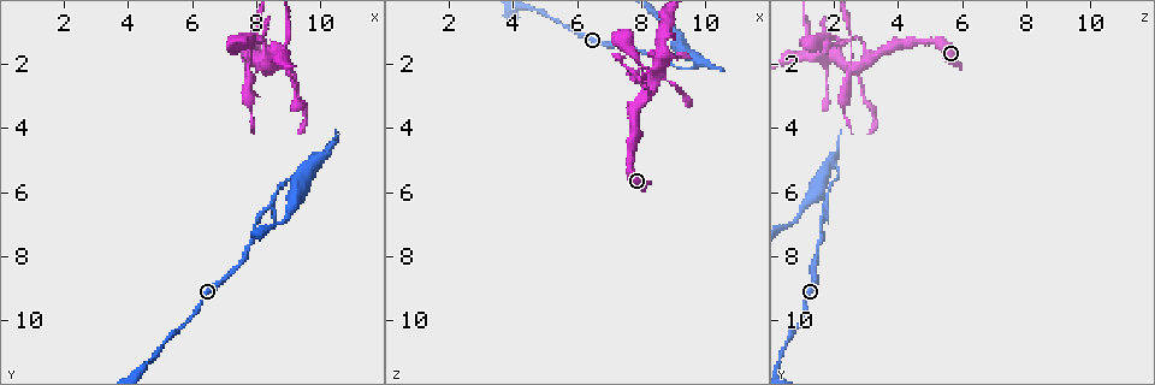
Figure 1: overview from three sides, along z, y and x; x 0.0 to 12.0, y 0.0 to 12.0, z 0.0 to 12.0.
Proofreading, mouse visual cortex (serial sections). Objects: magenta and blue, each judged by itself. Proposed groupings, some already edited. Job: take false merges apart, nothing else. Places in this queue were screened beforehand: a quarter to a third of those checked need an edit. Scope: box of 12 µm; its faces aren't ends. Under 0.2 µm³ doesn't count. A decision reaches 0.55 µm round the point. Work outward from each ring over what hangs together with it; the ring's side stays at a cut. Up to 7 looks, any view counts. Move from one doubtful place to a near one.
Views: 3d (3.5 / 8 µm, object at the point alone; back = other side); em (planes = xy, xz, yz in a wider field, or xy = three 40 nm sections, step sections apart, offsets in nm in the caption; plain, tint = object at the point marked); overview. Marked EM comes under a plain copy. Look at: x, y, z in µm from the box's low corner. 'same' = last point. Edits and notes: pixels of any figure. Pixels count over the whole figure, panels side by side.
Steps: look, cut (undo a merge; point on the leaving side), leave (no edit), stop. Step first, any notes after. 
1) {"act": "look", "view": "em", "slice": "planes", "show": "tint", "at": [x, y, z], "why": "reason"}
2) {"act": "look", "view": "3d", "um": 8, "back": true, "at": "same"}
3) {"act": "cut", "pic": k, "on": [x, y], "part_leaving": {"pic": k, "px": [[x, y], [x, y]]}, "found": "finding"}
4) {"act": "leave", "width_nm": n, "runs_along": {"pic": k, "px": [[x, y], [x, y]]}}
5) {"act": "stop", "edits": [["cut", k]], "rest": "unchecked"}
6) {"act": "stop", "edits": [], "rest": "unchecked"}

{"act": "look", "view": "3d", "um": 3.5, "at": [8.1, 1.9, 3.0], "why": "sharp bend"}

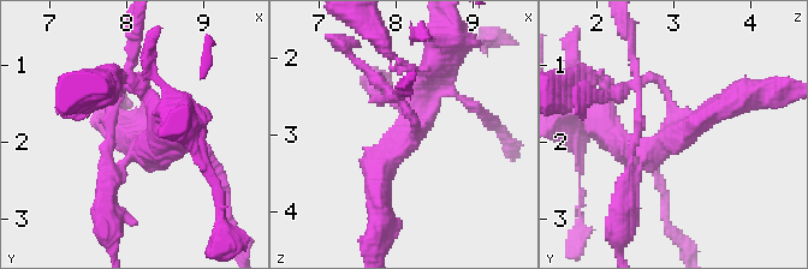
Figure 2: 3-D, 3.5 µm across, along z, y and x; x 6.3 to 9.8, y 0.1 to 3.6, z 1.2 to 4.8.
{"act": "look", "view": "em", "slice": "xy", "step": 5, "show": "tint", "at": [8.00, 1.90, 3.10], "arms": 3, "arm_widths_nm": [100, 300, 350]}

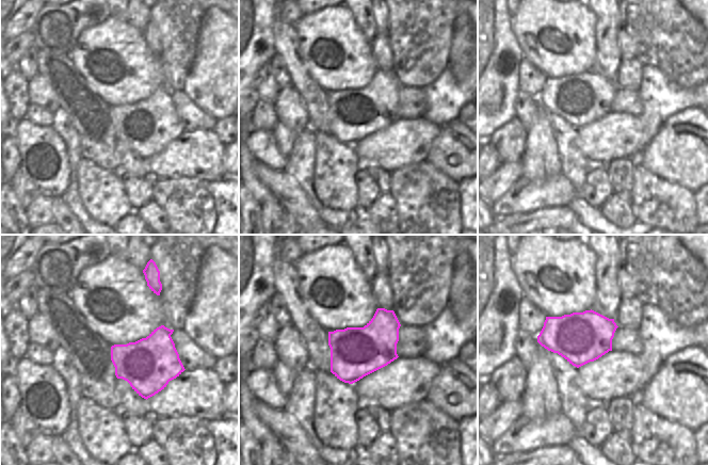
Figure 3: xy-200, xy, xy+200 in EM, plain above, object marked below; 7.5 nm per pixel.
{"act": "look", "view": "em", "slice": "xy", "step": 1, "show": "tint", "at": "same"}

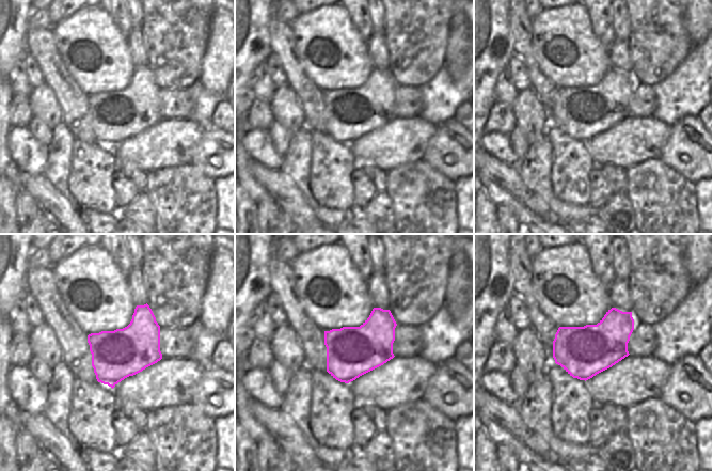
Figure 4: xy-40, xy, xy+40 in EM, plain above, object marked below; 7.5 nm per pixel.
{"act": "cut", "pic": 2, "on": [625, 183], "width_nm": 380, "part_leaving": {"pic": 2, "px": [[643, 160], [625, 185], [619, 247]]}, "found": "a second cell is stuck on"}

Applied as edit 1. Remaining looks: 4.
{"act": "look", "view": "3d", "um": 8, "at": [9.4, 5.4, 2.2], "why": "thick turns thin"}

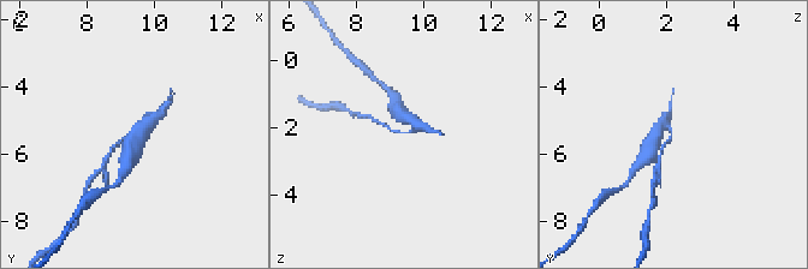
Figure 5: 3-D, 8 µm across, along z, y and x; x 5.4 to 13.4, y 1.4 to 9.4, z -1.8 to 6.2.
{"act": "look", "view": "em", "slice": "xy", "step": 5, "show": "tint", "at": [9.5, 5.4, 2.1]}

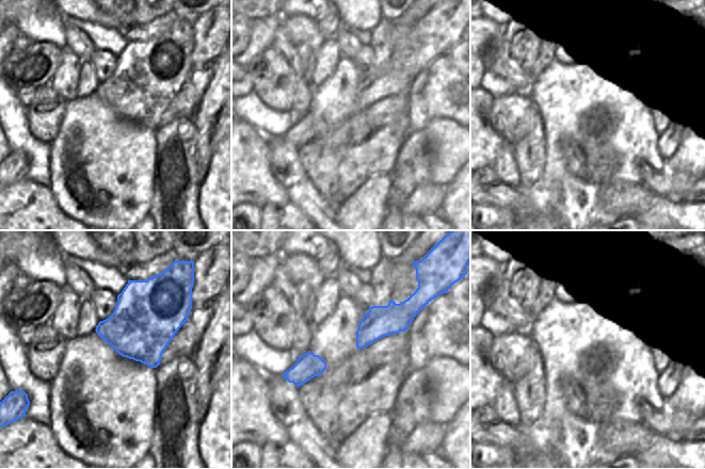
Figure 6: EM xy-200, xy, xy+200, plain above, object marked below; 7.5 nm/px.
{"act": "cut", "pic": 5, "on": [137, 138], "found": "two cells meet here"}

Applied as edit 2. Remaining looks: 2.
{"act": "look", "view": "3d", "um": 3.5, "at": [8.7, 1.6, 1.3], "why": "side arm on a straight run"}

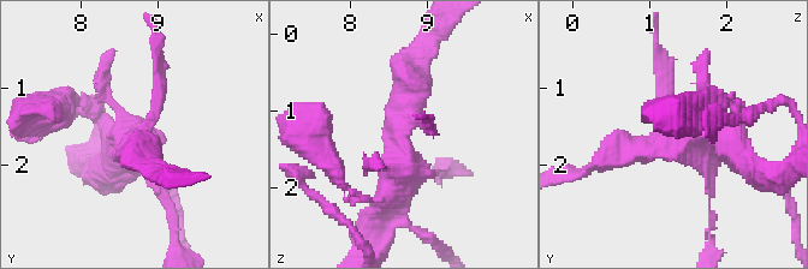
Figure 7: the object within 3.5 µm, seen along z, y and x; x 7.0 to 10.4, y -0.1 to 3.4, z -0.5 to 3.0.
{"act": "look", "view": "em", "slice": "planes", "show": "tint", "at": [8.70, 1.65, 1.20], "arms": 3, "arm_widths_nm": [200, 350, 400]}

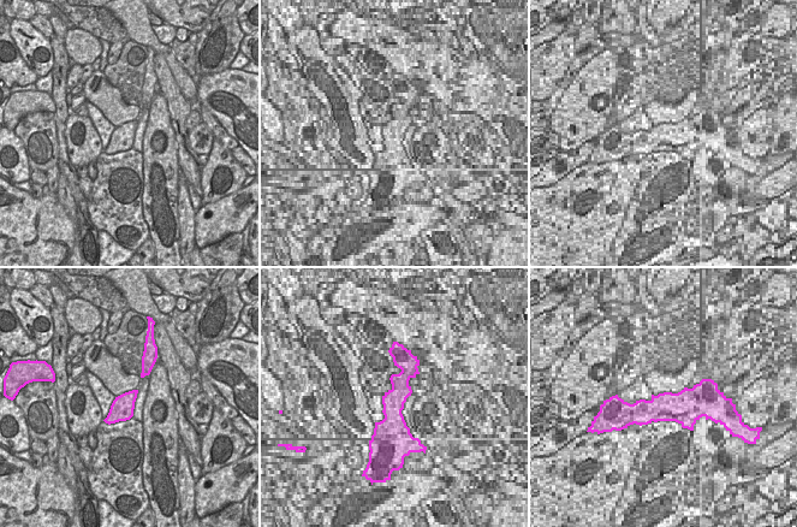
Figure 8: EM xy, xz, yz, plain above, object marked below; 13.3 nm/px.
{"act": "leave", "runs_along": {"pic": 7, "px": [[386, 196], [420, 60]]}, "found": "continuous, no second cell"}

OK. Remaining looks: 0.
{"act": "stop", "edits": [["cut", 2], ["cut", 5]], "rest": "unchecked"}

